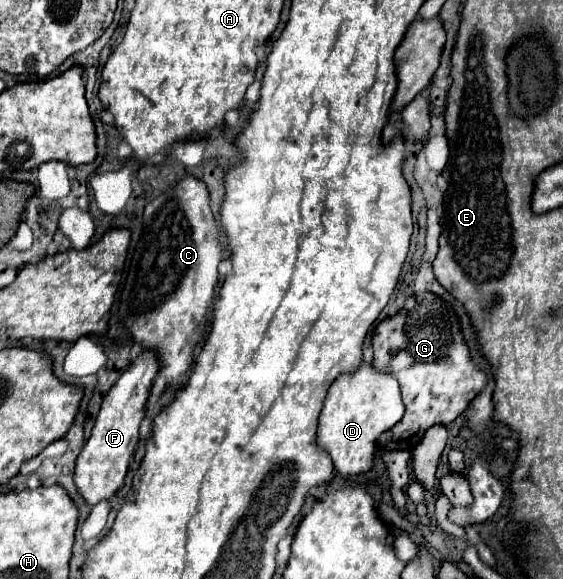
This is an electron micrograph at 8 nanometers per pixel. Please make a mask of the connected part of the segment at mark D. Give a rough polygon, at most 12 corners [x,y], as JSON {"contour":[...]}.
{"contour":[[361,362],[325,398],[317,442],[367,472],[403,418],[399,382]]}

